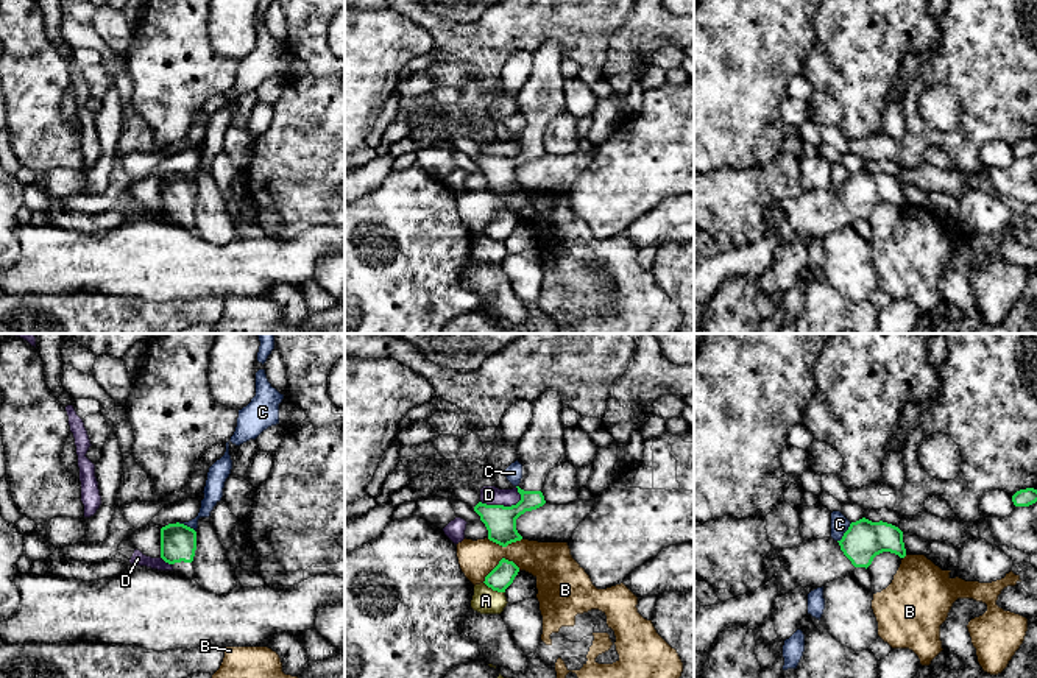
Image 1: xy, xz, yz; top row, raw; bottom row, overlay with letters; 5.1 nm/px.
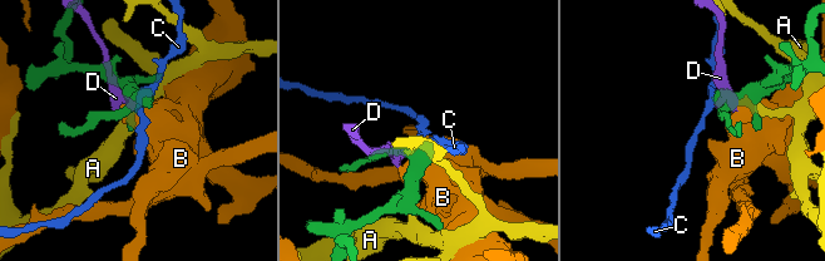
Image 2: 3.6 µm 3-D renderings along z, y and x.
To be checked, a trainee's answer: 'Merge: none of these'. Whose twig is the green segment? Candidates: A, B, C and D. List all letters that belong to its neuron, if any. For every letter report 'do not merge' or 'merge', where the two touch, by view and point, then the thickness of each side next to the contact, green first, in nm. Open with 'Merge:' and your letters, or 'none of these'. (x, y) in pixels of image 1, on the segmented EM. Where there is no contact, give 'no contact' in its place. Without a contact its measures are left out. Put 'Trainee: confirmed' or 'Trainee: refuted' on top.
Trainee: confirmed
Merge: none of these
A: do not merge; contact xz (495, 589); calibres 120 and 140 nm
B: do not merge; contact xz (499, 561); calibres 120 and 200 nm
C: do not merge; contact yz (845, 532); calibres 200 and 100 nm
D: do not merge; contact xz (502, 505); calibres 160 and 100 nm

